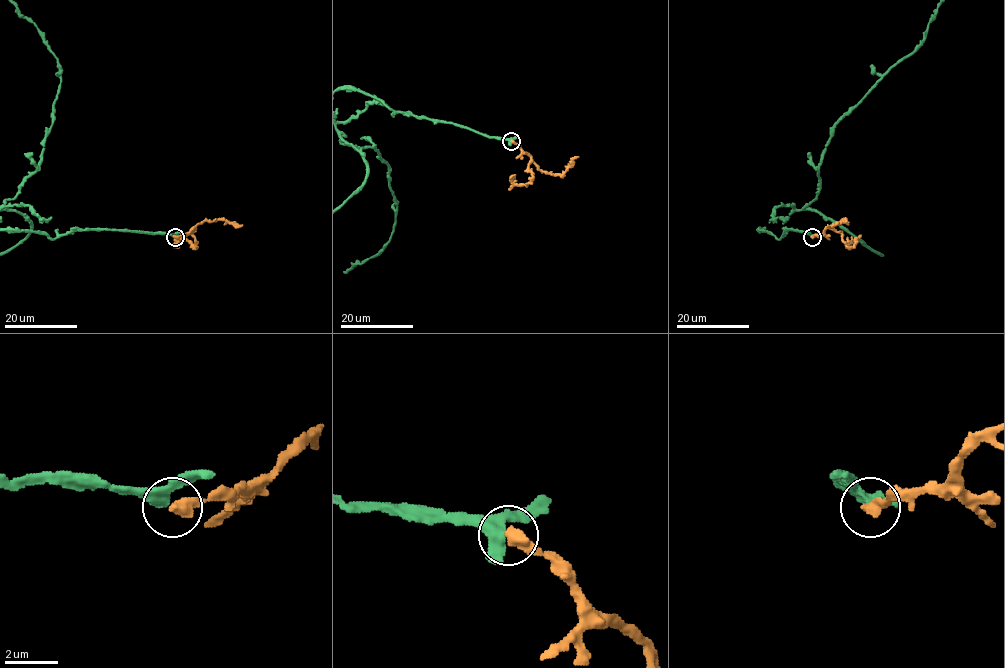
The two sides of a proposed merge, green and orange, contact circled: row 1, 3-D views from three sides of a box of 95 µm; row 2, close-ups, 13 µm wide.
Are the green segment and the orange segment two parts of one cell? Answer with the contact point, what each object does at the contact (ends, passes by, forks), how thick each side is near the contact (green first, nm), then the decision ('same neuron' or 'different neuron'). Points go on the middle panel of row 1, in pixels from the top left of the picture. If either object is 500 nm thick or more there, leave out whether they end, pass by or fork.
at (511, 141); 400 nm thick on the green side, 500 nm on the other; different neuron

